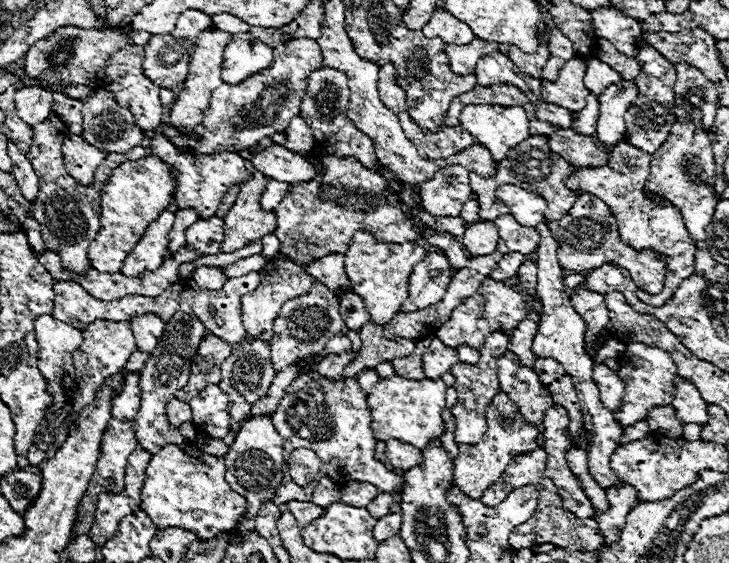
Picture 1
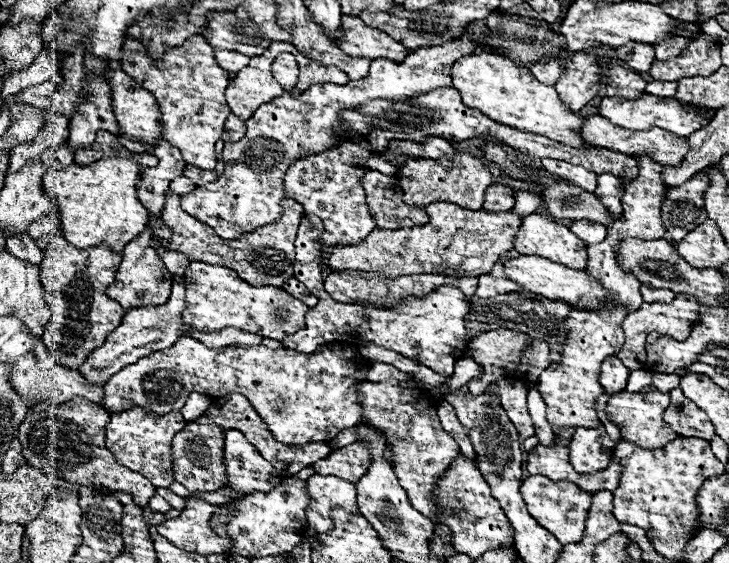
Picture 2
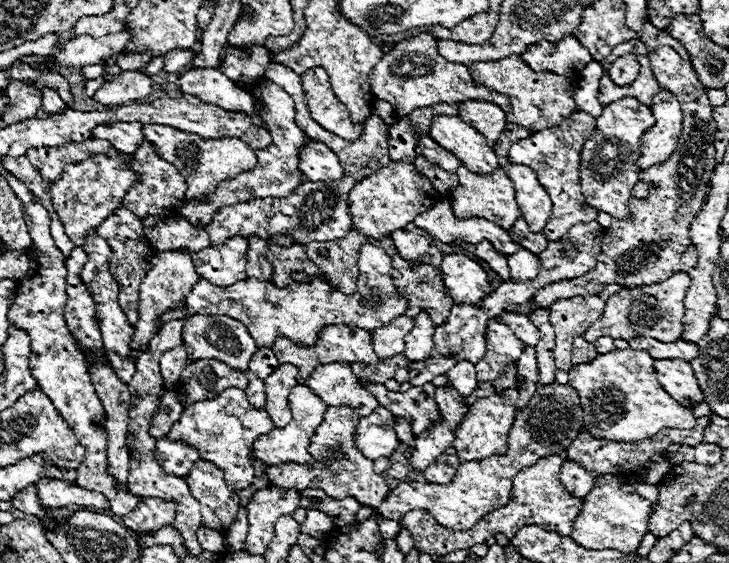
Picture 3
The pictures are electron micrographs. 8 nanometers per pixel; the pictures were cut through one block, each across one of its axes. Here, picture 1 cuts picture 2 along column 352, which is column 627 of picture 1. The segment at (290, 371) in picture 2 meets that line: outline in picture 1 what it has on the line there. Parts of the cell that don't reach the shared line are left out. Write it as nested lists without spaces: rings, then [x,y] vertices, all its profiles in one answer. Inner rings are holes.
[[[628,344],[620,362],[622,362],[622,368],[618,370],[618,376],[624,380],[626,392],[624,392],[624,400],[622,400],[624,406],[618,412],[614,412],[614,418],[624,428],[646,418],[650,408],[672,404],[674,390],[676,390],[674,380],[676,380],[678,372],[676,372],[676,364],[672,360],[672,356],[668,356],[668,352],[646,346],[646,344]]]

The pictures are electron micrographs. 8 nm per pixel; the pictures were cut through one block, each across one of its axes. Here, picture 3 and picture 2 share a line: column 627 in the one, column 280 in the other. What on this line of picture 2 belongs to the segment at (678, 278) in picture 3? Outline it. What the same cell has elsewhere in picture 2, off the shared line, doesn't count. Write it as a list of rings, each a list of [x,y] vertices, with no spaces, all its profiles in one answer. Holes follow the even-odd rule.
[[[190,262],[186,274],[186,310],[184,322],[200,332],[218,332],[224,328],[238,328],[262,338],[284,340],[286,336],[304,328],[308,306],[276,286],[250,286],[236,276],[234,270],[202,262]]]

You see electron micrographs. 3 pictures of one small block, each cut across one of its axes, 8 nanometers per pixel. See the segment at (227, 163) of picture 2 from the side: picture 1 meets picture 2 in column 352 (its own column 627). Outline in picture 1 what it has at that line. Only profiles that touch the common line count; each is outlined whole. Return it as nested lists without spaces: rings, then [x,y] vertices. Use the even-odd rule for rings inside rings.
[[[620,80],[616,84],[610,84],[600,96],[600,114],[598,114],[598,138],[614,146],[624,138],[626,126],[624,126],[624,112],[630,108],[632,100],[638,96],[638,86],[632,80]]]

